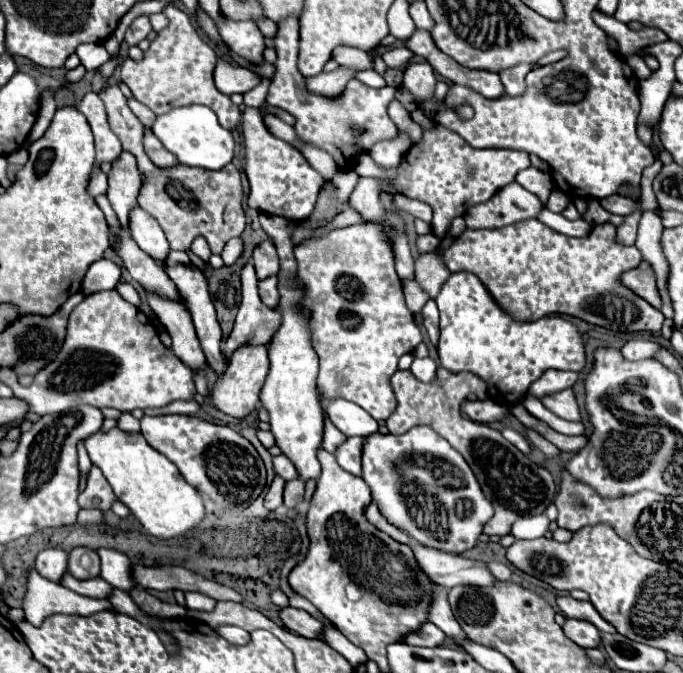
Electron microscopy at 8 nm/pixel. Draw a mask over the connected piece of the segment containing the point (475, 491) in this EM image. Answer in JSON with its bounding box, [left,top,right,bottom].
[362,426,494,554]

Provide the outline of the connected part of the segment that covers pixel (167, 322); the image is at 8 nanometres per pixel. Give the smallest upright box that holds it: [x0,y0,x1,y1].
[146,292,206,370]

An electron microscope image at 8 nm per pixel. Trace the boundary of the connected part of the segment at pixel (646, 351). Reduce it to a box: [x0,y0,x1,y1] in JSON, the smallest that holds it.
[624,340,660,360]

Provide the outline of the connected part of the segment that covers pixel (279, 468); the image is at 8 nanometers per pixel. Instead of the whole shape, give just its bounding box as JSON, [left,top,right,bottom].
[272,454,298,480]

